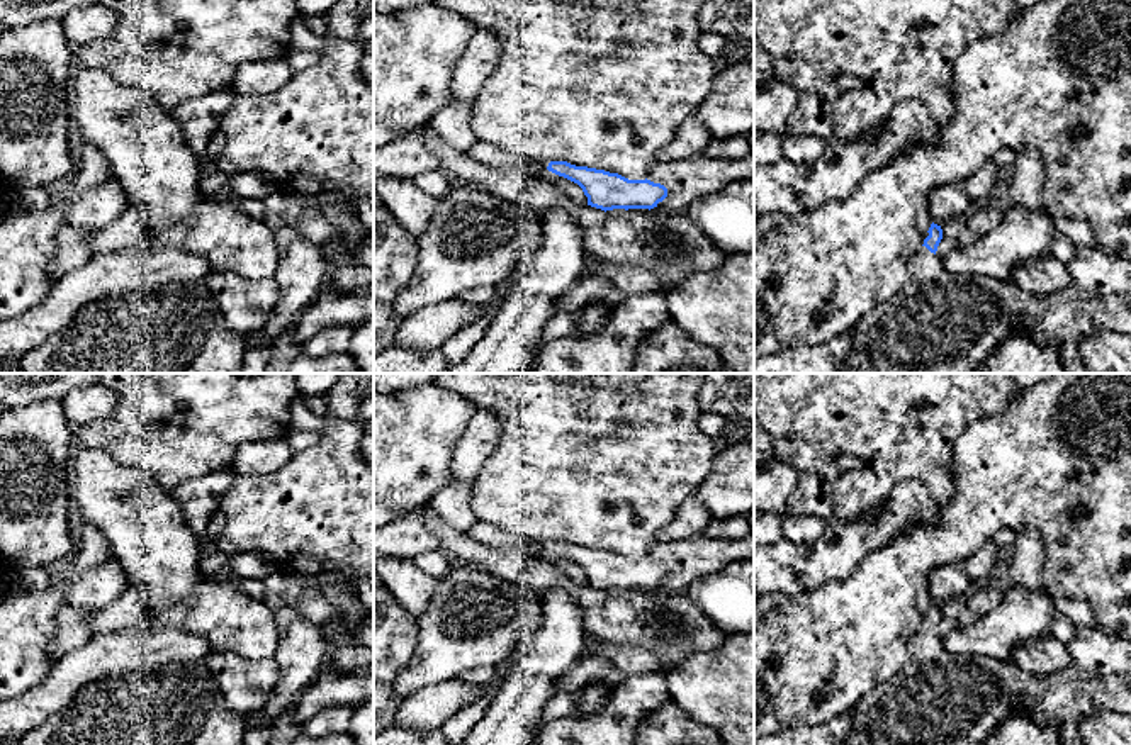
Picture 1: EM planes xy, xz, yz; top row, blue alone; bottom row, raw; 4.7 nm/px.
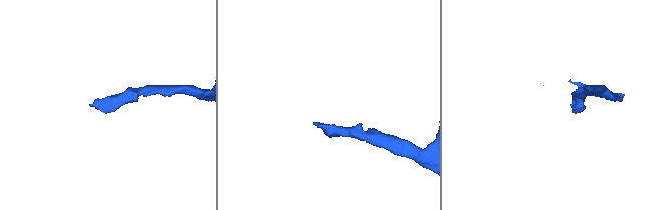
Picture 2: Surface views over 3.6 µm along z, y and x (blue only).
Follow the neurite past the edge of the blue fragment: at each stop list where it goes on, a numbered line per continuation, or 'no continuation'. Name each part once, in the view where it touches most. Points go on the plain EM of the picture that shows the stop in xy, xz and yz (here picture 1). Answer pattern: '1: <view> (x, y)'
1: yz (924, 647)

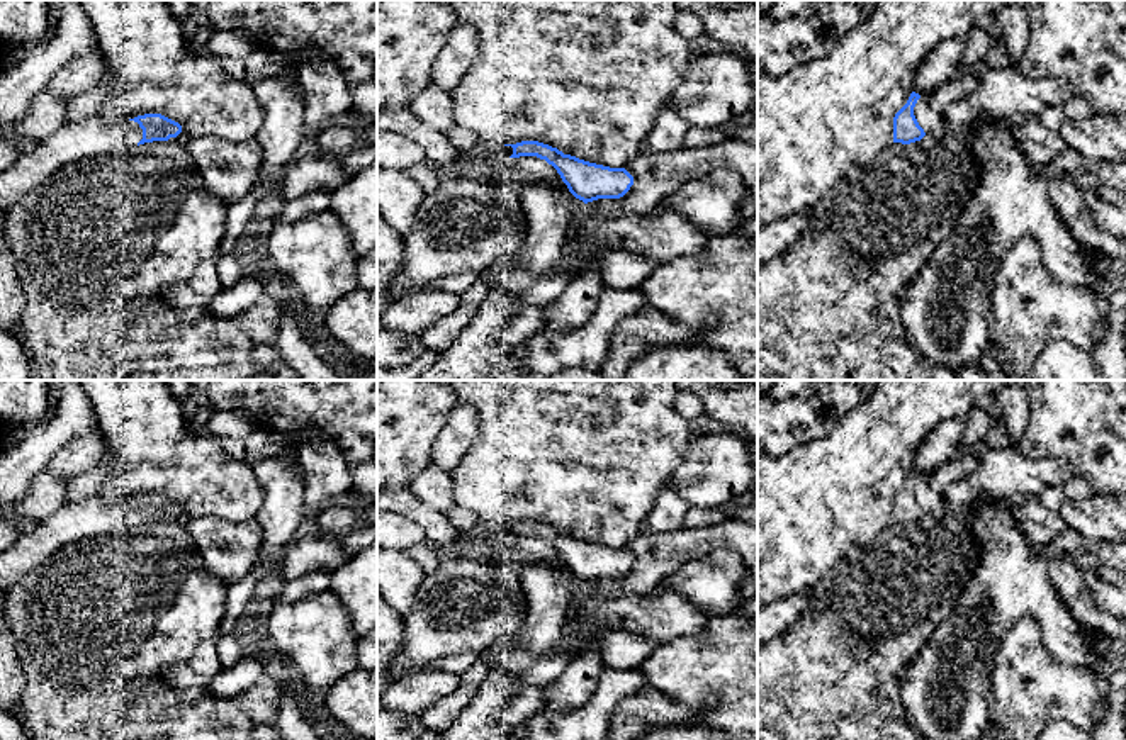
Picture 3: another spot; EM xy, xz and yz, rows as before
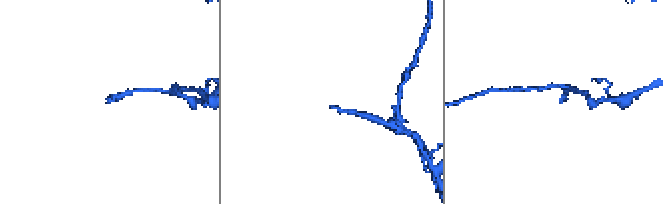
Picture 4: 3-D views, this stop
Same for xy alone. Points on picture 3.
1: xy (89, 518)

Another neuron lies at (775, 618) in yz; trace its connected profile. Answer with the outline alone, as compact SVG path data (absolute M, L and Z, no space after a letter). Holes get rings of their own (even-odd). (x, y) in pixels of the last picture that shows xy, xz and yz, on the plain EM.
M812 589L757 608L757 647L797 625L812 599Z

